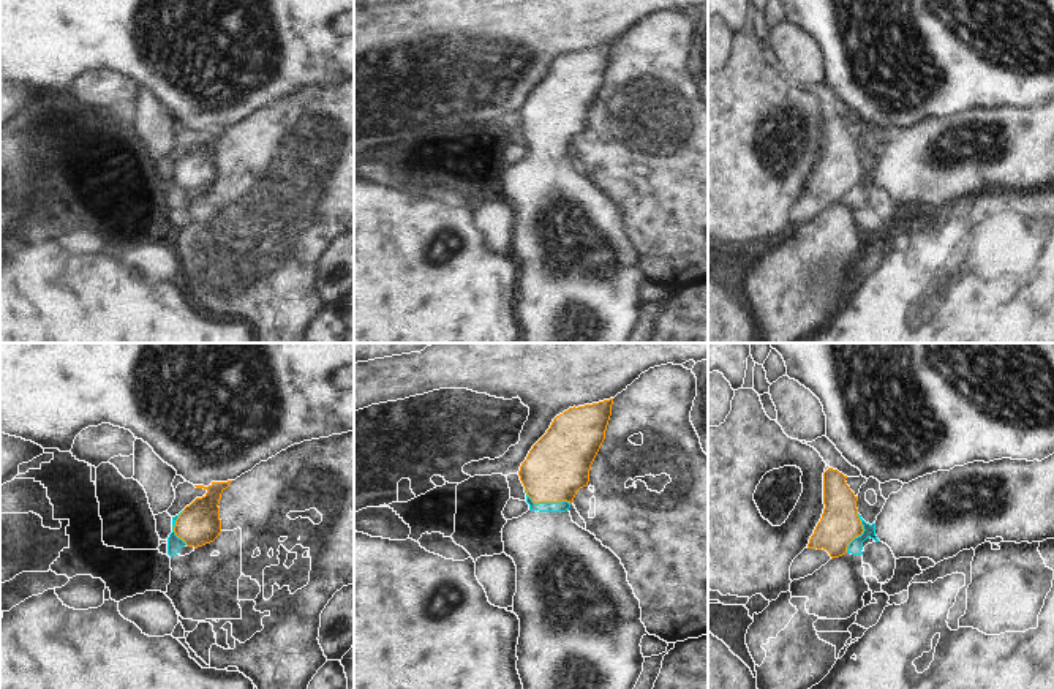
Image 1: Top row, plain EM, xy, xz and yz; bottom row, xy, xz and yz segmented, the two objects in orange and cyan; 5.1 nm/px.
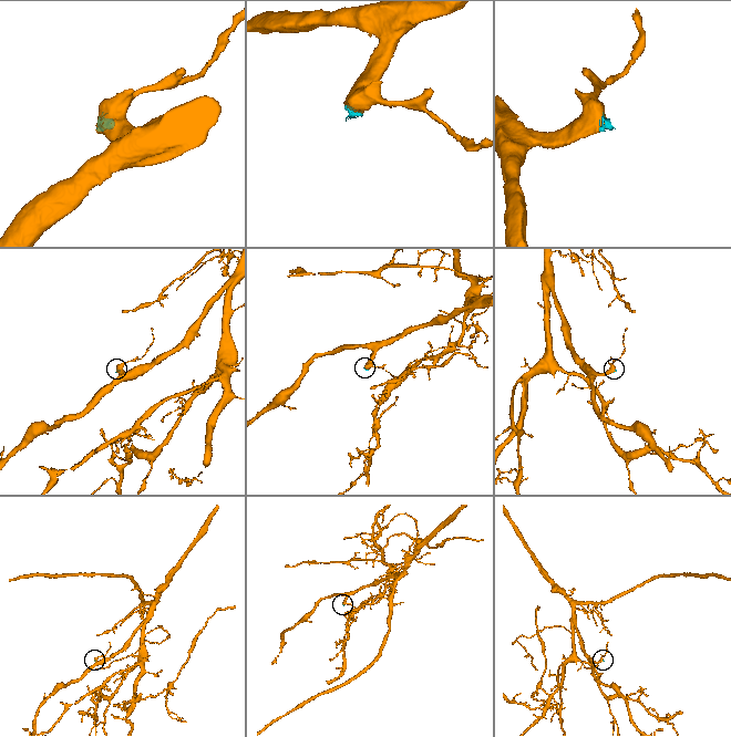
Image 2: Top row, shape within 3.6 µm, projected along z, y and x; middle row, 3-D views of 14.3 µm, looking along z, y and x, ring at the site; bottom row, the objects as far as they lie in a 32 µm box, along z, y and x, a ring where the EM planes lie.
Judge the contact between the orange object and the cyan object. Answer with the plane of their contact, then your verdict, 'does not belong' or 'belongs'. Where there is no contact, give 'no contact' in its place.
xz | belongs

